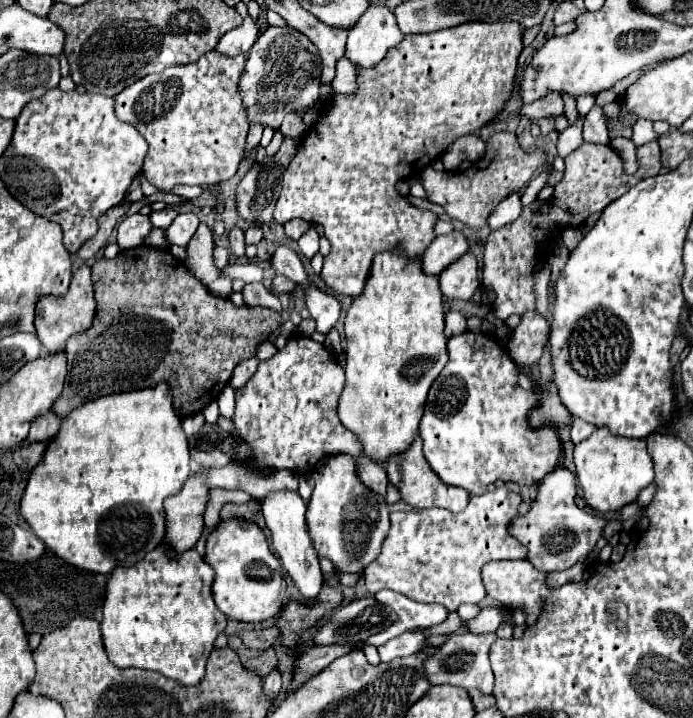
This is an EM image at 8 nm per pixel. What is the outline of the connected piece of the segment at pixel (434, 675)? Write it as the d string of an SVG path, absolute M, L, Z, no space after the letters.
M457 631L449 635L449 641L439 647L439 651L429 657L423 665L427 679L431 685L457 685L463 689L479 689L483 693L491 693L493 689L493 671L489 665L489 647L497 639L495 633L489 635L471 635Z

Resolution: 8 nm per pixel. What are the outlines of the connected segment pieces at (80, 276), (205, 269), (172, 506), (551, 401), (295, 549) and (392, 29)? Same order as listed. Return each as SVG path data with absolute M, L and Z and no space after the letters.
M82 266L73 273L69 291L63 297L47 295L47 297L39 299L37 317L35 317L37 337L49 353L57 353L59 349L65 347L65 343L71 335L87 331L91 327L93 319L95 319L95 299L93 299L91 269L88 266Z
M201 223L187 245L187 257L183 259L183 263L187 263L187 271L191 271L205 285L221 275L213 265L213 249L213 233L205 223Z
M193 473L183 489L165 499L167 531L165 543L175 551L193 549L203 533L203 511L207 501L207 487L203 485L201 473Z
M543 351L543 357L539 359L539 407L535 407L529 415L531 427L539 429L543 425L569 425L573 421L573 415L565 409L565 405L559 401L557 387L553 383L551 365L549 365L549 351Z
M279 491L279 493L271 493L261 501L261 511L265 517L265 523L271 531L271 541L273 541L273 549L277 551L277 555L281 557L283 569L287 571L287 575L293 579L295 587L299 589L303 601L313 601L317 599L321 587L323 587L323 573L319 567L319 557L317 551L309 539L307 533L307 525L305 525L305 501L299 497L299 493L293 491Z
M373 3L349 33L345 55L357 67L377 65L391 47L403 39L395 23L395 15L385 5Z

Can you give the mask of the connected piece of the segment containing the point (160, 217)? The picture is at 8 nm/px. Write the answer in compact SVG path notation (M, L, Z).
M167 207L167 209L163 209L163 211L153 211L153 213L149 215L149 219L151 219L151 225L153 225L153 227L167 229L177 215L179 215L179 211L175 211L173 207Z

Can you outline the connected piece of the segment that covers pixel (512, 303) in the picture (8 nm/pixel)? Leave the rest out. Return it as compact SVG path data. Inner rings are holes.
M655 141L645 143L639 147L639 171L635 175L625 175L623 173L623 165L619 155L613 151L613 147L609 145L597 145L597 143L585 143L581 145L577 151L573 151L571 155L565 157L565 175L563 179L555 185L555 193L553 199L549 203L543 203L539 199L535 199L529 207L523 207L521 217L513 223L507 225L499 231L493 231L489 235L489 241L485 245L485 261L483 261L483 285L493 289L497 299L495 299L495 315L505 321L509 315L517 313L525 313L535 309L535 293L533 293L533 267L537 263L538 247L546 244L548 239L552 242L557 240L559 236L559 225L581 225L591 213L595 211L603 211L609 203L613 203L615 199L619 199L621 195L625 195L635 183L643 181L645 177L655 177L661 171L661 161L659 161L659 145Z

